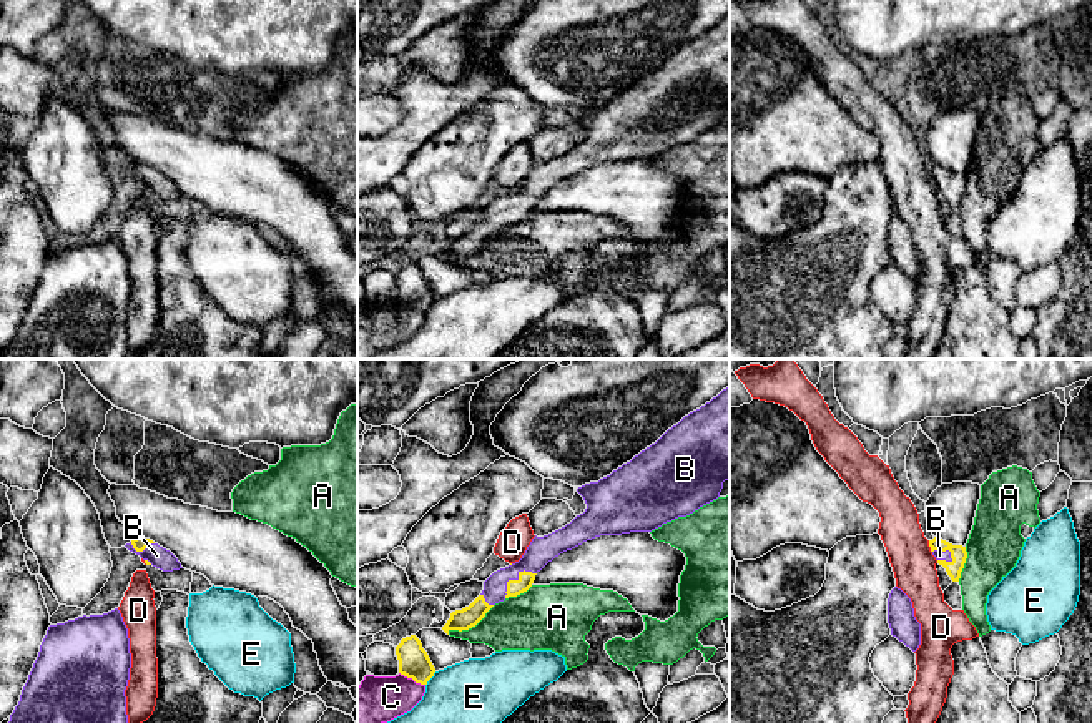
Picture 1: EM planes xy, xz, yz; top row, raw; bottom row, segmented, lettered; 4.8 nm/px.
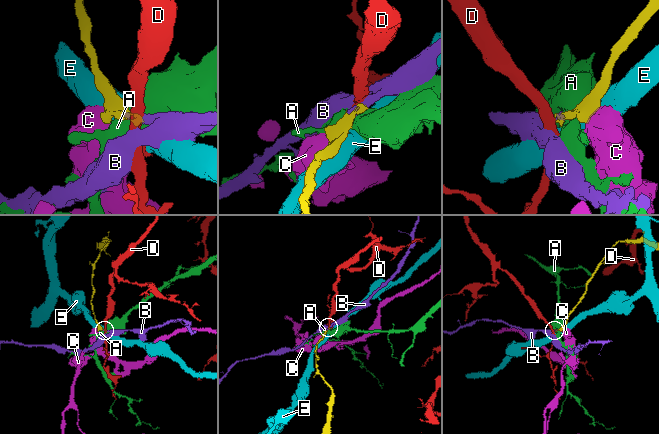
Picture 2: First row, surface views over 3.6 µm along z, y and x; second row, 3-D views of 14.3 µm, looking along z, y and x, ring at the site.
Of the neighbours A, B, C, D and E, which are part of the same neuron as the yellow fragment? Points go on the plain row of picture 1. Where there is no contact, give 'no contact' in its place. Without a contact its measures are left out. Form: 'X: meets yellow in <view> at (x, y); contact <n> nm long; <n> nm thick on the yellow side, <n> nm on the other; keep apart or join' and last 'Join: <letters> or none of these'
A: meets yellow in xz at (471, 255); contact 280 nm long; 100 nm thick on the yellow side, 260 nm on the other; keep apart
B: meets yellow in xz at (514, 208); contact 200 nm long; 80 nm thick on the yellow side, 130 nm on the other; join
C: meets yellow in xz at (413, 306); contact 140 nm long; 150 nm thick on the yellow side, 220 nm on the other; keep apart
D: meets yellow in yz at (929, 173); contact 70 nm long; 80 nm thick on the yellow side, 200 nm on the other; keep apart
E: meets yellow in xz at (431, 304); contact 90 nm long; 150 nm thick on the yellow side, 400 nm on the other; keep apart
Join: B

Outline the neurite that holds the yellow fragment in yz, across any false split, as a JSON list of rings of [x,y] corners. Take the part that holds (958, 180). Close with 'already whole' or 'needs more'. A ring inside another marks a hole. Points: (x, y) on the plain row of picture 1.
[[[942,166],[929,168],[929,175],[937,191],[942,193],[952,209],[959,209],[967,180],[962,173],[952,173]]]; needs more

